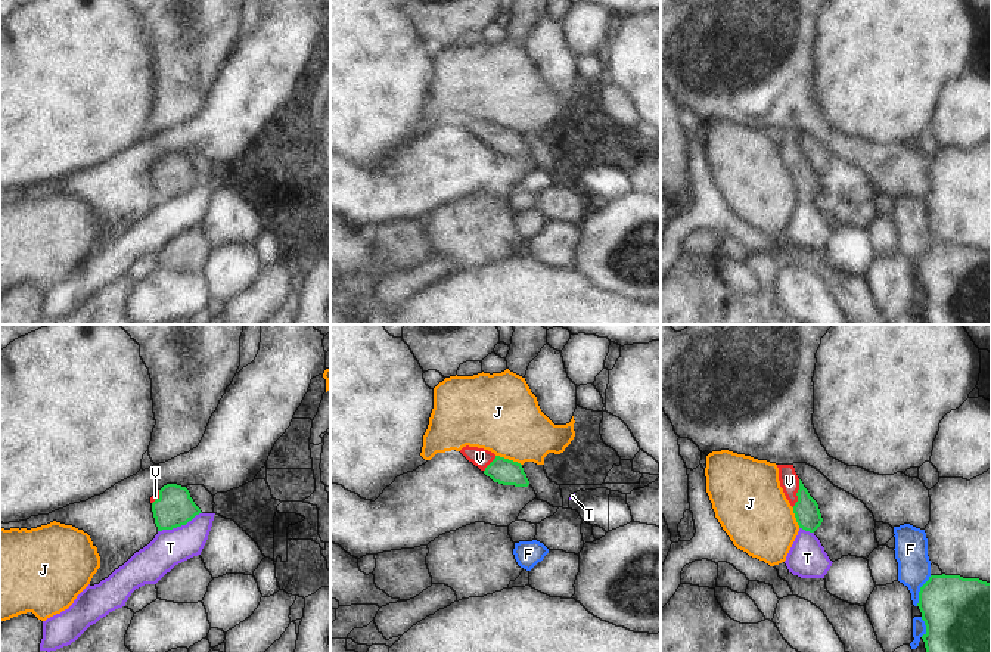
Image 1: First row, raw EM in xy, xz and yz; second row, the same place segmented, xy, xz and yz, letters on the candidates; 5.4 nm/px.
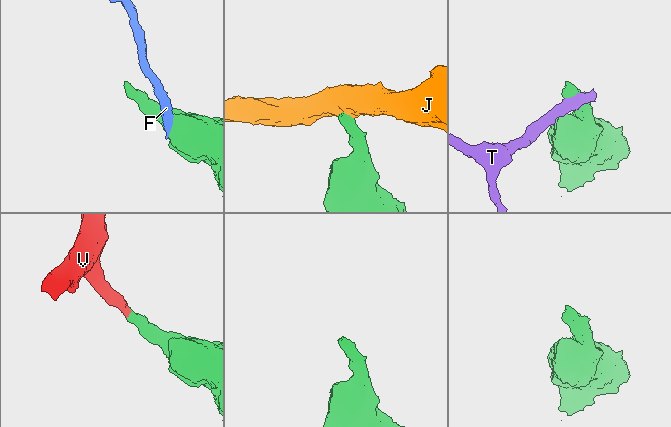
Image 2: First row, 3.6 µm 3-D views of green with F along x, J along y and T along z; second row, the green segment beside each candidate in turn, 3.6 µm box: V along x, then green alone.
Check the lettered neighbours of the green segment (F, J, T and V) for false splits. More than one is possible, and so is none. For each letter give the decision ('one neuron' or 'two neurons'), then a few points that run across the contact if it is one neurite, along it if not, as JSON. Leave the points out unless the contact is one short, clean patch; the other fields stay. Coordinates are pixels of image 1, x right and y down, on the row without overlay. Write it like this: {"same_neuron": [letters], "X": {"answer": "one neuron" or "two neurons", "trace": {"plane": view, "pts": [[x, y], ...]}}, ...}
{"same_neuron": ["V"], "F": {"answer": "two neurons", "trace": {"plane": "yz", "pts": [[931, 245], [920, 257], [916, 275]]}}, "J": {"answer": "two neurons", "trace": {"plane": "xz", "pts": [[496, 124], [516, 130], [521, 134]]}}, "T": {"answer": "two neurons", "trace": {"plane": "xy", "pts": [[201, 182], [185, 193], [158, 201]]}}, "V": {"answer": "one neuron", "trace": {"plane": "yz", "pts": [[807, 182], [797, 162], [789, 151]]}}}

